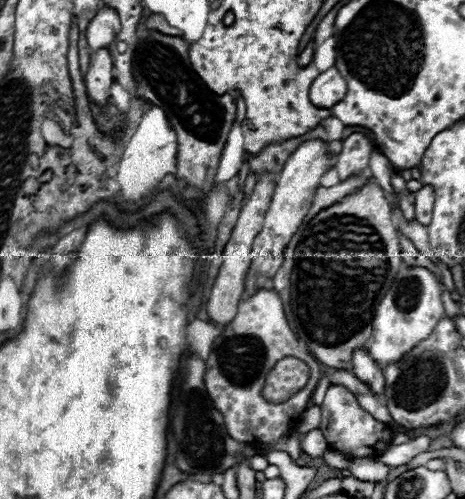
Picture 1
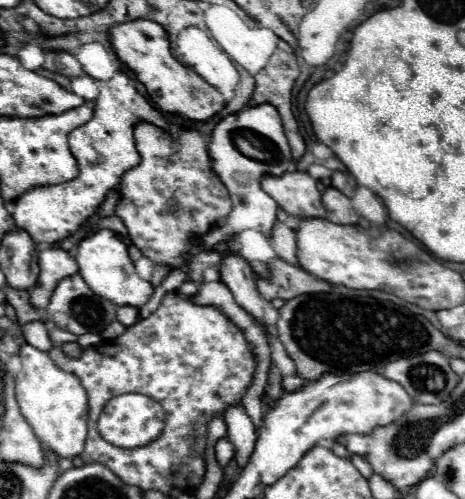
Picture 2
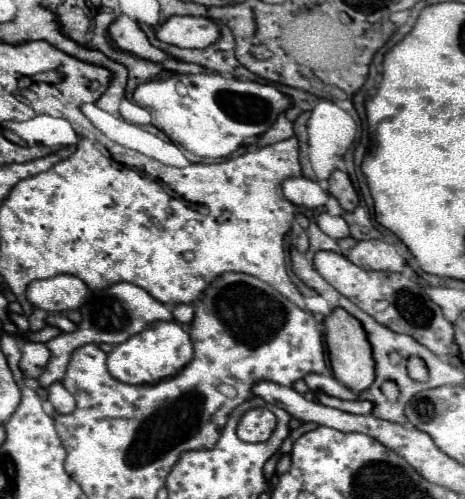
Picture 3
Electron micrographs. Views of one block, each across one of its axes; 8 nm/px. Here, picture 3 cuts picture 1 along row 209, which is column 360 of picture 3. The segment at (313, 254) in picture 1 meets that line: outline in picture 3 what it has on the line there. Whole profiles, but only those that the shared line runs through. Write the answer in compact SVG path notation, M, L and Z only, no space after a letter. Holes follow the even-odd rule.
M336 308L330 316L324 318L324 332L326 332L326 344L330 350L330 364L334 376L348 386L350 390L362 392L366 390L374 380L374 360L372 360L372 348L366 340L366 334L356 318L352 318L346 310Z

